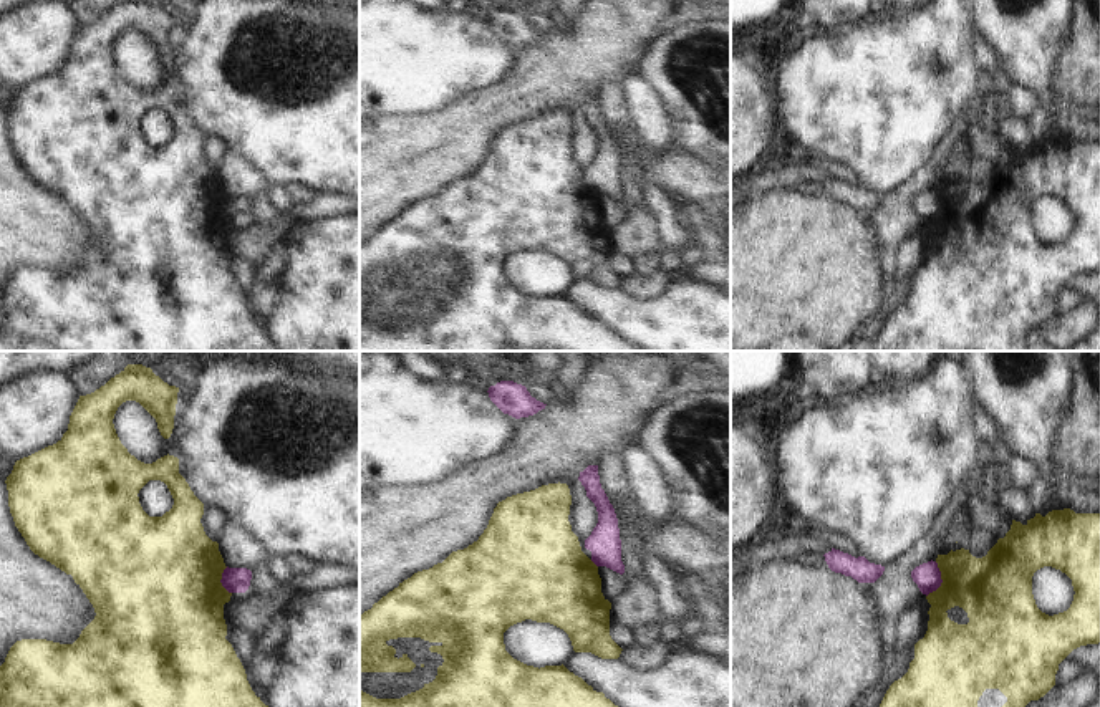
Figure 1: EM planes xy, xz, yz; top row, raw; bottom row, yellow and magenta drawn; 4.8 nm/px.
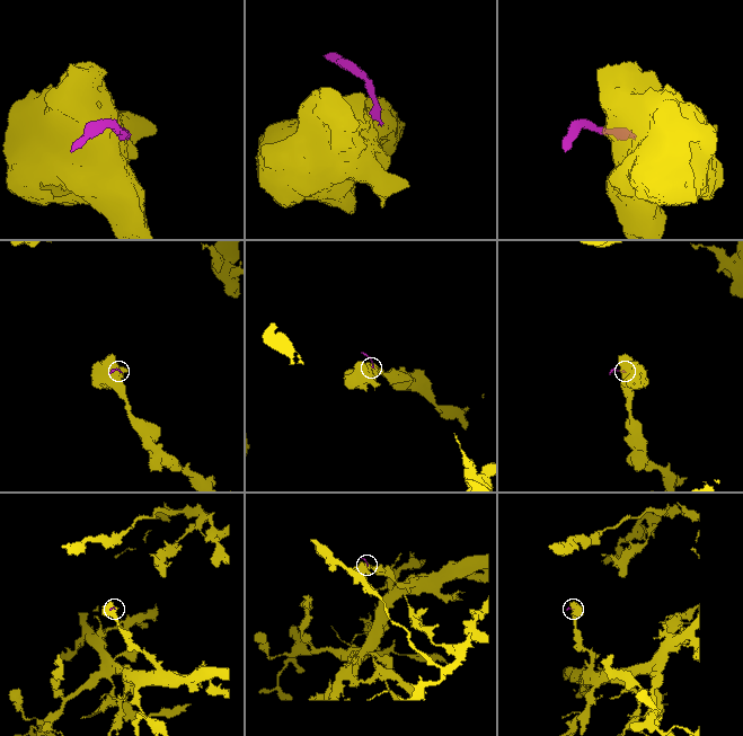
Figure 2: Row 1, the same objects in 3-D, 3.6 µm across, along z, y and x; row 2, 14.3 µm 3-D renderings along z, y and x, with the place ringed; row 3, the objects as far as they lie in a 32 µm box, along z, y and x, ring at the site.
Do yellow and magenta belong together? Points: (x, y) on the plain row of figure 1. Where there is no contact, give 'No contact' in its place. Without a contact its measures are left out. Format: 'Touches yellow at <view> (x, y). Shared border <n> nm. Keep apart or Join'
Touches yellow at yz (941, 207). Shared border 180 nm. Keep apart

